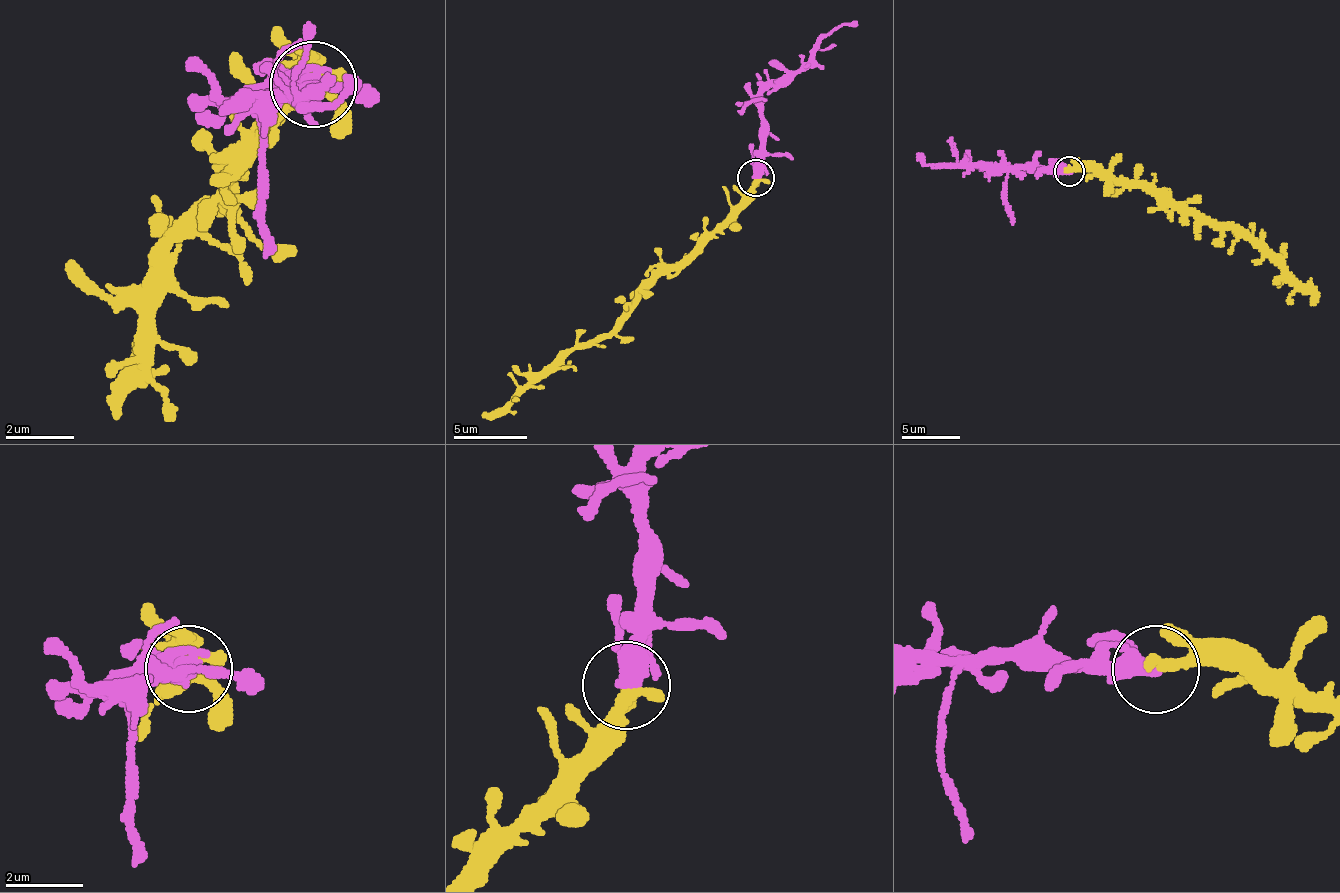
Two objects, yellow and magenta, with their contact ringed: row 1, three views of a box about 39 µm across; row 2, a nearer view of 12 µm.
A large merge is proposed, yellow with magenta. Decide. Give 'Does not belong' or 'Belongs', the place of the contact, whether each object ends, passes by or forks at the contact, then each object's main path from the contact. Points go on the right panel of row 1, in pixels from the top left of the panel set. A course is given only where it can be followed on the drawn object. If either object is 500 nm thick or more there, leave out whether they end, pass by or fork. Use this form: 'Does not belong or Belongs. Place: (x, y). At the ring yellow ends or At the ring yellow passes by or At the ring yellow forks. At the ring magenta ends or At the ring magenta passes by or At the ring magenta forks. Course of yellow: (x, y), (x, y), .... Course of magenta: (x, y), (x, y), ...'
Belongs. Place: (1069, 171). At the ring yellow ends. At the ring magenta passes by. Course of yellow: (1070, 170), (1104, 170), (1136, 181), (1178, 209), (1230, 225), (1313, 295), (1311, 304). Course of magenta: (1070, 170), (1015, 168), (987, 172), (926, 165), (918, 157)

